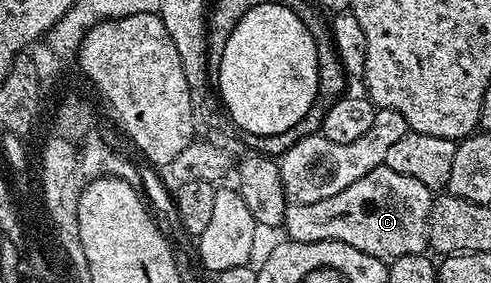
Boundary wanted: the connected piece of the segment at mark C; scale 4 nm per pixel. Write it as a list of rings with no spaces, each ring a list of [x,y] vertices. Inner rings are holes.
[[[381,166],[358,178],[358,182],[346,186],[339,194],[322,198],[322,202],[289,204],[282,228],[288,231],[285,232],[287,239],[294,242],[346,242],[346,246],[354,246],[354,250],[362,250],[362,254],[391,262],[410,254],[421,254],[428,248],[428,215],[432,212],[433,199],[433,189],[422,186],[418,178],[406,178],[406,174],[398,174],[398,170]]]

